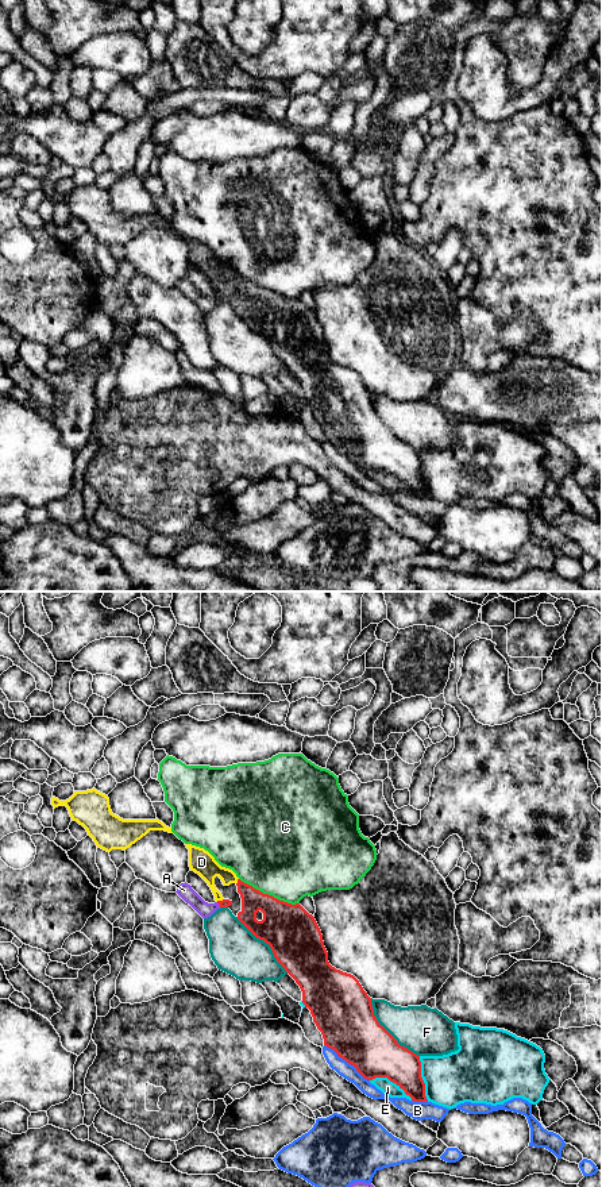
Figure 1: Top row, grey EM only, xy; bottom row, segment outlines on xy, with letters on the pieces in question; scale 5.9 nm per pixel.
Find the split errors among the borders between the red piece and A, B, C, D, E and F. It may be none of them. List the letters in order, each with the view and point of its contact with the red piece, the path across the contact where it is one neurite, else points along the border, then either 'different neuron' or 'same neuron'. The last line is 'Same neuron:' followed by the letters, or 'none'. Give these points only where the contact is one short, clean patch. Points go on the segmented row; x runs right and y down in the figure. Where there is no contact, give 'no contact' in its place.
A: meets red in xy at (219, 904); different neuron
B: meets red in xy at (347, 1062); different neuron
C: meets red in xy at (267, 894); different neuron
D: meets red in xy at (238, 881); different neuron
E: meets red in xy at (392, 1080); different neuron
F: meets red in xy at (386, 1031); different neuron
Same neuron: none

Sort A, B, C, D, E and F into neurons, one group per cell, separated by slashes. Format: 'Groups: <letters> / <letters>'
Groups: A / B / C / D / E / F

